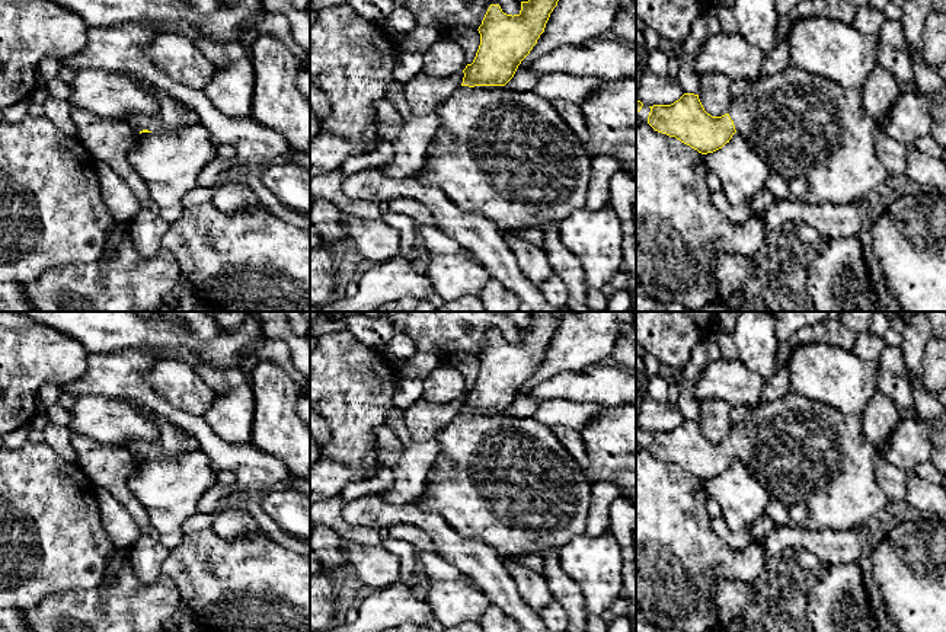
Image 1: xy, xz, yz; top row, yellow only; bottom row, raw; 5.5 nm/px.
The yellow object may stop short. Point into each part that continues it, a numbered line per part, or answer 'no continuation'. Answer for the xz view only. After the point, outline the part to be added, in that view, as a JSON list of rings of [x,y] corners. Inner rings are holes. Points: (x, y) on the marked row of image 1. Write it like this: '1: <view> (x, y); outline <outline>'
1: xz (507, 155); outline [[[458,86],[438,108],[438,131],[429,146],[418,182],[441,189],[458,208],[479,213],[504,230],[560,223],[584,208],[591,181],[591,157],[552,102],[536,93],[505,86]]]

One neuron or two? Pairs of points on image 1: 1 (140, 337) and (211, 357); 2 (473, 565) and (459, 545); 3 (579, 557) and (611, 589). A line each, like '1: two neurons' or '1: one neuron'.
1: one neuron
2: one neuron
3: one neuron

